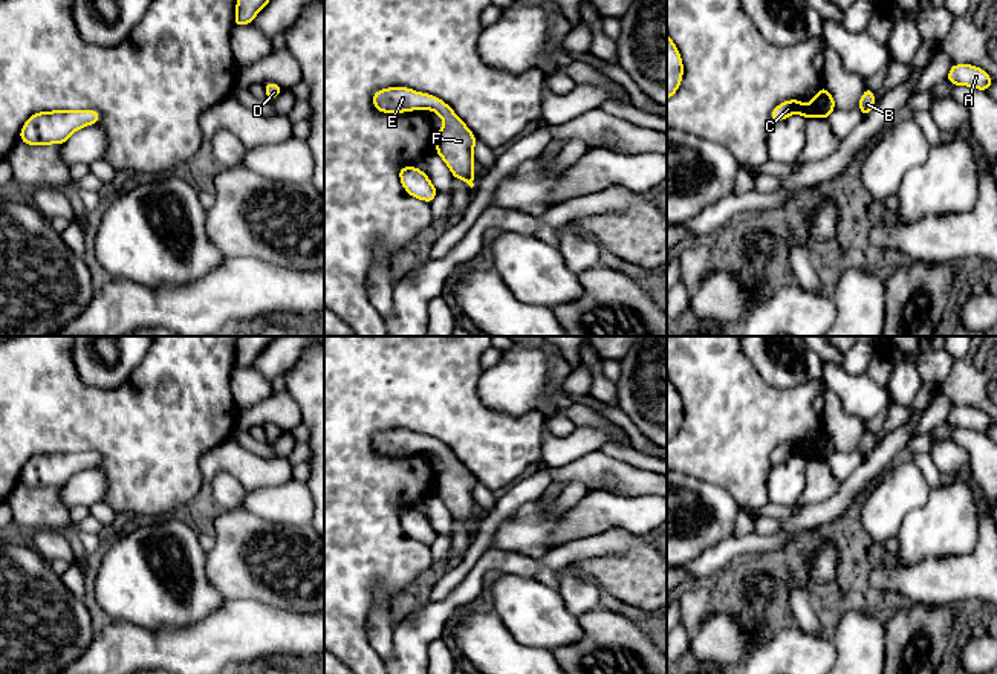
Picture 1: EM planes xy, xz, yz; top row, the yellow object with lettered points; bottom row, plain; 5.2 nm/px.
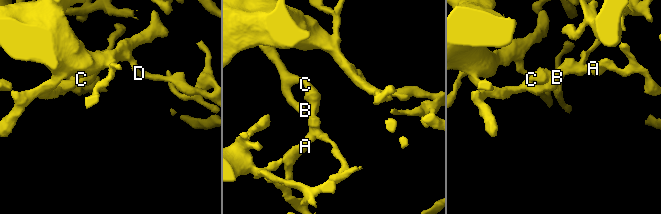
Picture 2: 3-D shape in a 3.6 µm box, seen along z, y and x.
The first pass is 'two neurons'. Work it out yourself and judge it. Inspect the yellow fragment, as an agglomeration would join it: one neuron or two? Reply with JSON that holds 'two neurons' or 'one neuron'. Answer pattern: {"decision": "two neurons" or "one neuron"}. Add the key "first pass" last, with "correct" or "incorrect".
{"decision": "one neuron", "first pass": "incorrect"}

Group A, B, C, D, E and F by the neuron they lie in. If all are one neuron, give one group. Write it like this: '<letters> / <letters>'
A B C D E F

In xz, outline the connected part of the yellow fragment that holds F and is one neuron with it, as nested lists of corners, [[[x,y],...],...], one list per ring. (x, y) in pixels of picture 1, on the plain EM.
[[[387,429],[382,433],[376,433],[373,436],[373,449],[381,455],[404,455],[413,452],[433,452],[443,462],[443,469],[436,474],[436,497],[443,501],[448,507],[450,514],[453,515],[454,521],[460,521],[466,524],[471,530],[474,529],[474,488],[476,488],[476,477],[466,469],[466,466],[454,455],[454,452],[445,446],[440,440],[434,437],[421,436],[408,429]]]

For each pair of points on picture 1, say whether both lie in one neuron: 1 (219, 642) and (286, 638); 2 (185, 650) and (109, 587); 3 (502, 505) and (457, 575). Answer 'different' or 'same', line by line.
1: same
2: different
3: same

